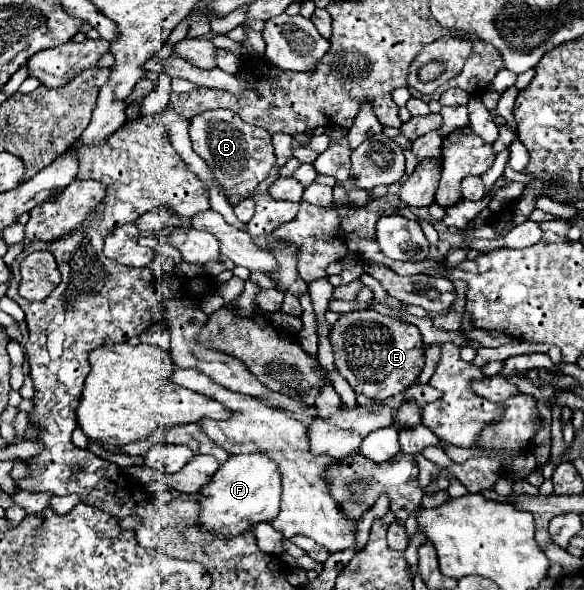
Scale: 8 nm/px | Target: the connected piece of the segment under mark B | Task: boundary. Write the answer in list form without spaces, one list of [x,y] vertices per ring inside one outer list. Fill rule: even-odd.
[[[230,109],[204,111],[192,117],[190,139],[194,151],[212,167],[216,179],[226,189],[226,195],[232,205],[248,197],[256,189],[256,185],[268,177],[276,161],[270,133],[262,127],[242,123],[242,119]]]

